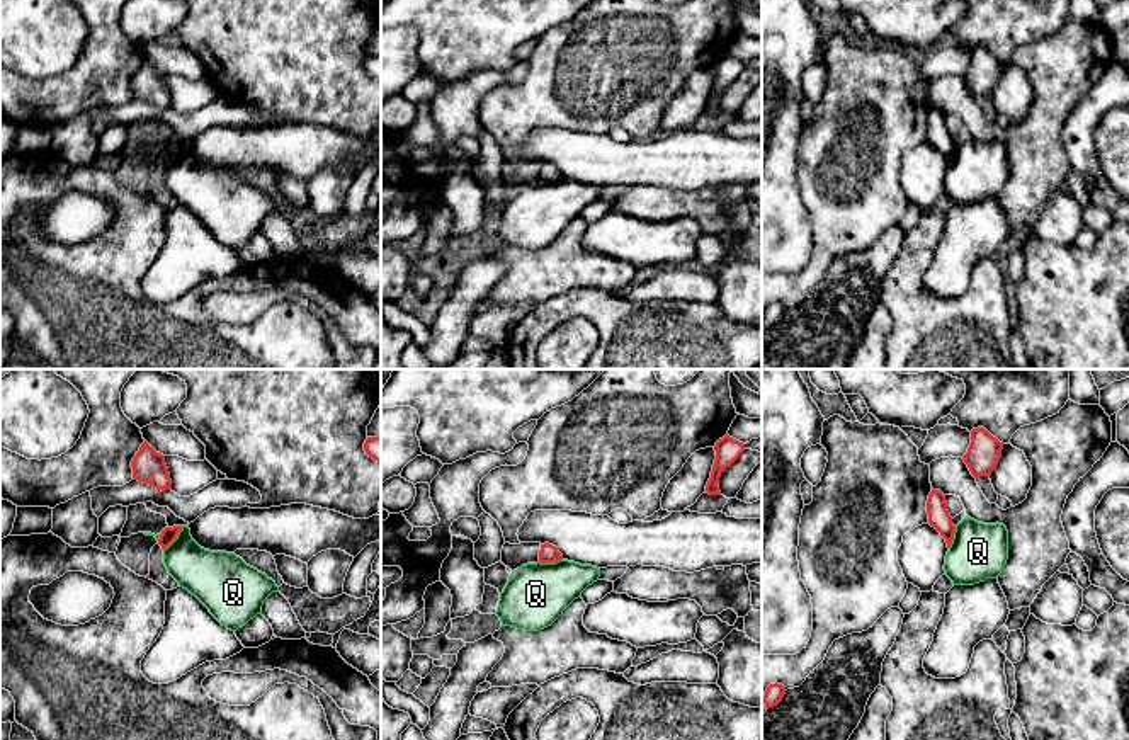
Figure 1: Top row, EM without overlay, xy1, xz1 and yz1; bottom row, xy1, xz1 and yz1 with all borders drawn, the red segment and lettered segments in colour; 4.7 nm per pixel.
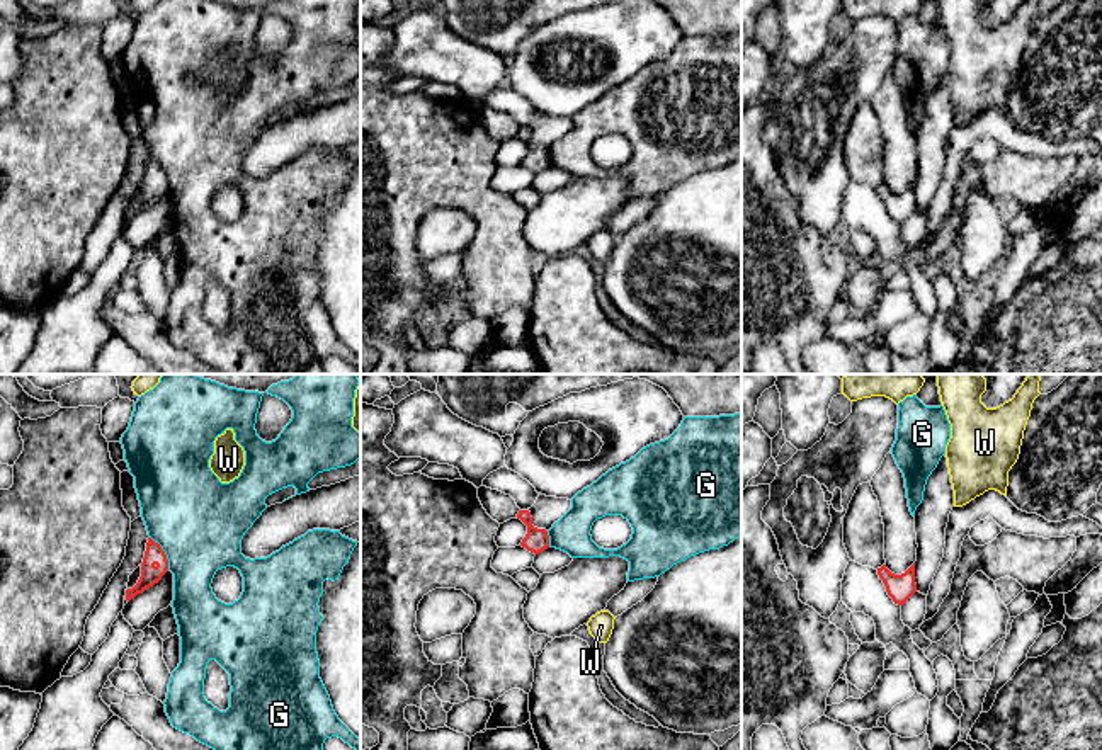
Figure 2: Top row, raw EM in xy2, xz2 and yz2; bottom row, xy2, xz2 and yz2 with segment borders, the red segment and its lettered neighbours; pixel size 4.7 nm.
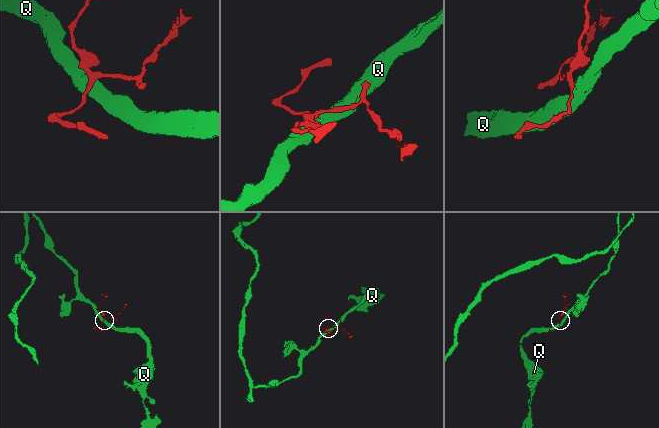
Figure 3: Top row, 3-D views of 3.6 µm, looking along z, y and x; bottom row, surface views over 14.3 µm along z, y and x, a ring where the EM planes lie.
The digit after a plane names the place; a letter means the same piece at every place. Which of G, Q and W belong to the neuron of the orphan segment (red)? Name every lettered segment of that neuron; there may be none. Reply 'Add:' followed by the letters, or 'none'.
Add: W

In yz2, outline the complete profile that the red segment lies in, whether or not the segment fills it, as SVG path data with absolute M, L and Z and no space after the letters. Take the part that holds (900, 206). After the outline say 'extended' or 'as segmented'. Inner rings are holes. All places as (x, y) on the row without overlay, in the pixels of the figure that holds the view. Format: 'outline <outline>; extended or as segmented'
outline M915 182L901 194L891 192L886 184L878 187L878 194L883 199L888 214L895 223L903 224L915 211Z; as segmented

